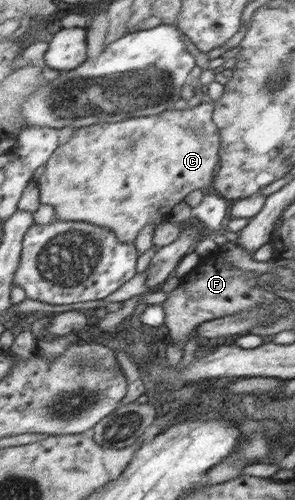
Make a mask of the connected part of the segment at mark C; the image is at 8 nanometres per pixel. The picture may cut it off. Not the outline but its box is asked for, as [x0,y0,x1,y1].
[35,102,221,242]

